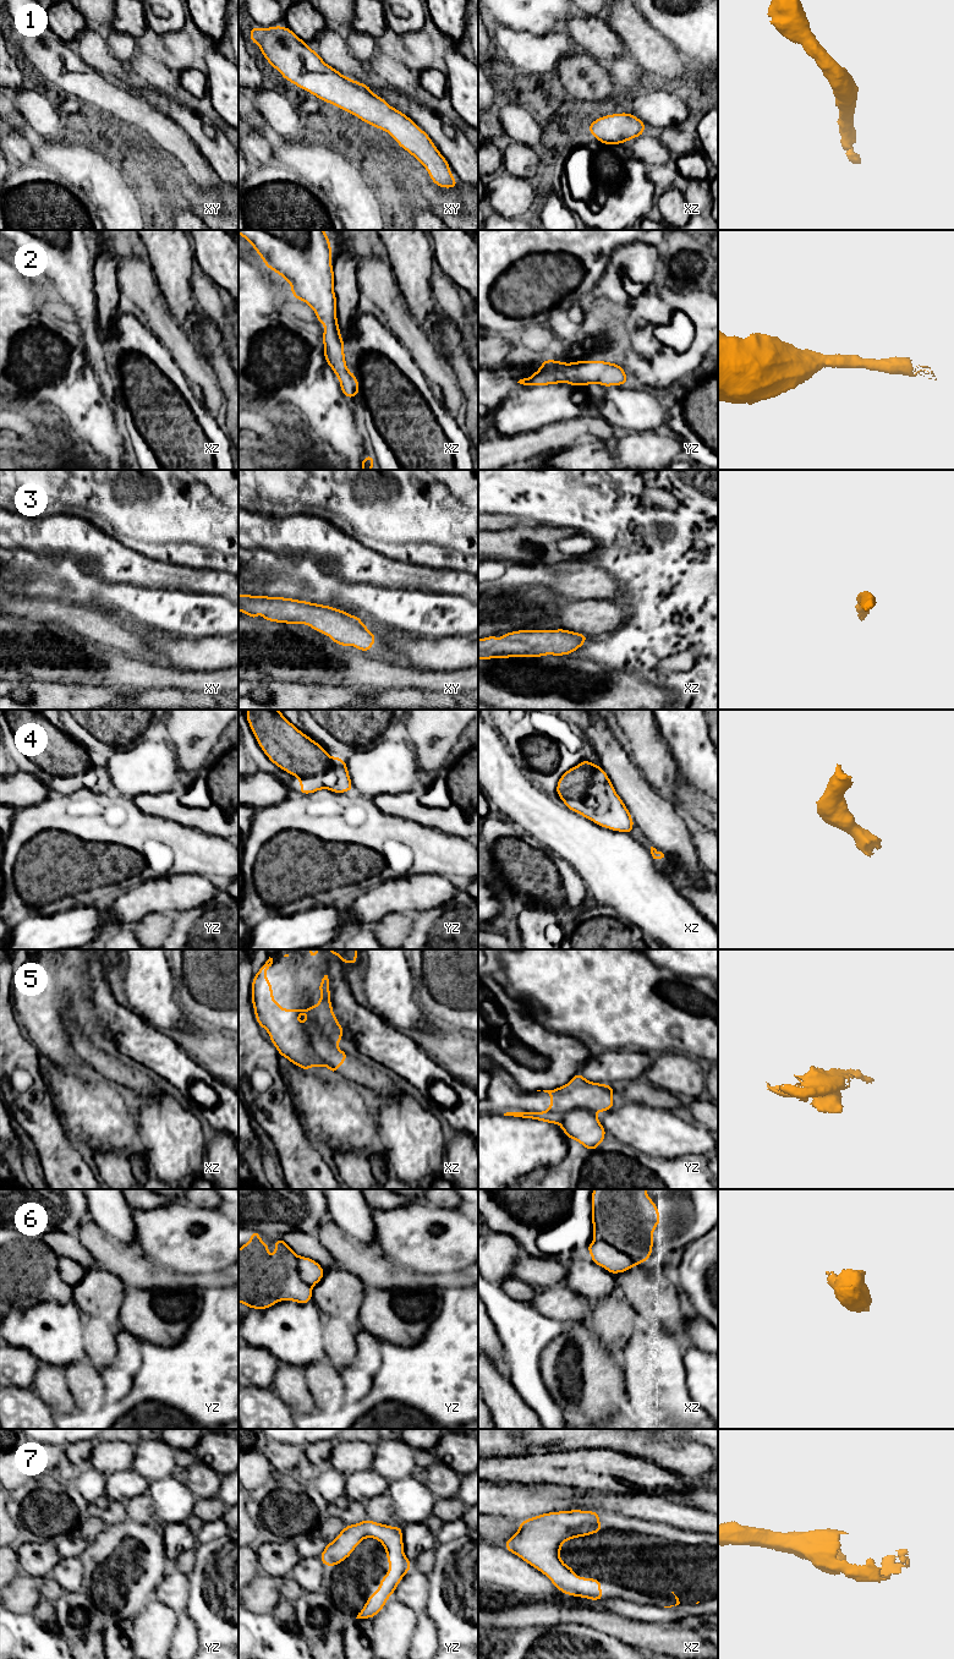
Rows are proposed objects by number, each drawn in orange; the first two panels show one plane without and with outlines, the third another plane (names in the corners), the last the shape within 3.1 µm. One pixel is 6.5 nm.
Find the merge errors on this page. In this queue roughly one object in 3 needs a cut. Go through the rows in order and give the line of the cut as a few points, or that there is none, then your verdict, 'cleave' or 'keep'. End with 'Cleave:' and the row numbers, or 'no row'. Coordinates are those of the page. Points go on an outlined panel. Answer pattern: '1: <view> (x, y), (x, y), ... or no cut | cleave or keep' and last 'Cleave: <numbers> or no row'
1: no cut | keep
2: no cut | keep
3: no cut | keep
4: no cut | keep
5: xz (306, 1024), (313, 1023), (334, 1045) | cleave
6: xz (596, 1238), (625, 1253), (637, 1264) | cleave
7: no cut | keep
Cleave: 5, 6

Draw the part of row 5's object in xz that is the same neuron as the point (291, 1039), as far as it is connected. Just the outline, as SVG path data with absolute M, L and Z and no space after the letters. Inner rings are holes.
M269 957L252 980L252 1006L256 1020L268 1031L279 1056L284 1056L307 1072L311 1067L327 1066L316 1057L311 1047L307 1024L316 1024L333 1045L341 1042L345 1030L333 1012L328 975L324 975L318 986L320 1001L316 1006L284 1009L273 998L273 987L264 973L270 970L272 964L273 958Z

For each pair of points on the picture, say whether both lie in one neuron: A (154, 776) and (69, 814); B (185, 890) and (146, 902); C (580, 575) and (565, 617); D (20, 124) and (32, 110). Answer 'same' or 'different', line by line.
A: different
B: same
C: different
D: different

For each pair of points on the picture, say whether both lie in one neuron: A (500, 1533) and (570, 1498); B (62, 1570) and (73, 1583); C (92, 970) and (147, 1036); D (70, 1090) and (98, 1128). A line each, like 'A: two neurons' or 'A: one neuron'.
A: two neurons
B: one neuron
C: one neuron
D: one neuron

